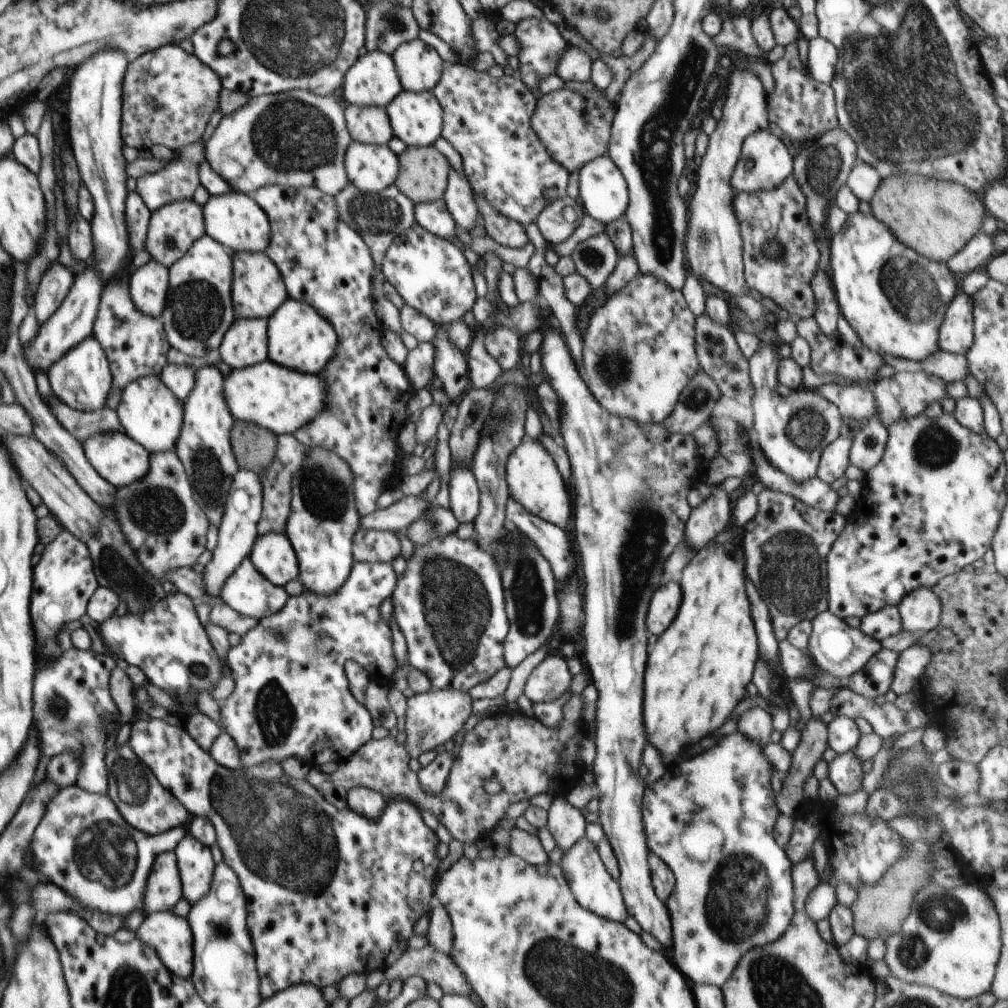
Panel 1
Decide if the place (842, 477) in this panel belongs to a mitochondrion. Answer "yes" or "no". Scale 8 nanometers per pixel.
no

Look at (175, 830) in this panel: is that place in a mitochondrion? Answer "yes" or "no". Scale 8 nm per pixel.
no

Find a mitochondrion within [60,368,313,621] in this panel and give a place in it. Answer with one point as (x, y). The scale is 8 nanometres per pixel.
(159, 510)

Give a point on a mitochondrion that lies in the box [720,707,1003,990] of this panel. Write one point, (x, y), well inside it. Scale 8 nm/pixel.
(946, 916)

